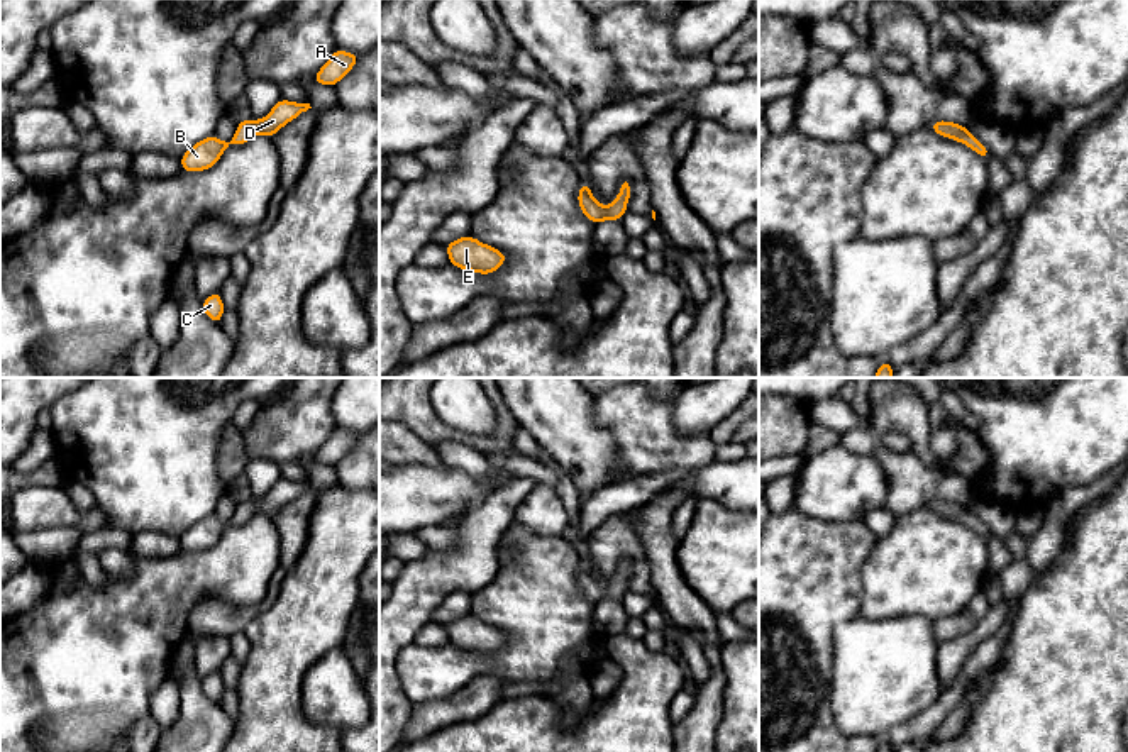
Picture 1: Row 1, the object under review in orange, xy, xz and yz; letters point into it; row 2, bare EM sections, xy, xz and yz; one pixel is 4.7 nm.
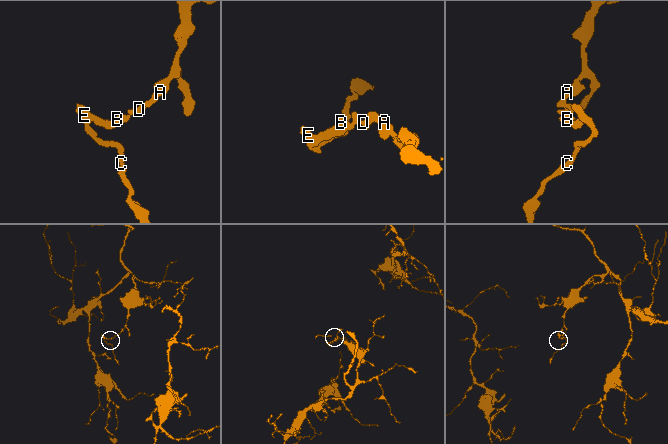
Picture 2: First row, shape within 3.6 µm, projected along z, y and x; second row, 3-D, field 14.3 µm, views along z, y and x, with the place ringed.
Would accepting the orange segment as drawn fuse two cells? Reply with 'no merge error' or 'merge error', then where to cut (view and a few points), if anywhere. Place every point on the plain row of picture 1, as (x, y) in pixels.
no merge error; cut none

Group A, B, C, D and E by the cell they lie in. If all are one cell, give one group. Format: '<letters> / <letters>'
A B C D E

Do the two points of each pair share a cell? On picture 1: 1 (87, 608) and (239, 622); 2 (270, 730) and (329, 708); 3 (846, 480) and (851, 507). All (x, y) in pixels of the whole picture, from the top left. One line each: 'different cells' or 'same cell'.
1: different cells
2: different cells
3: same cell

